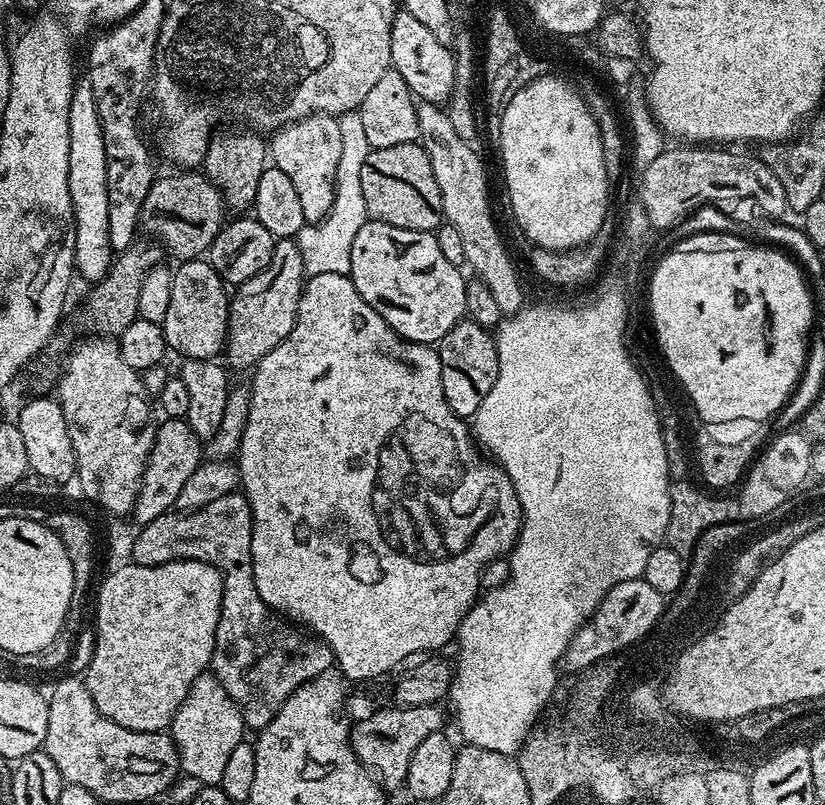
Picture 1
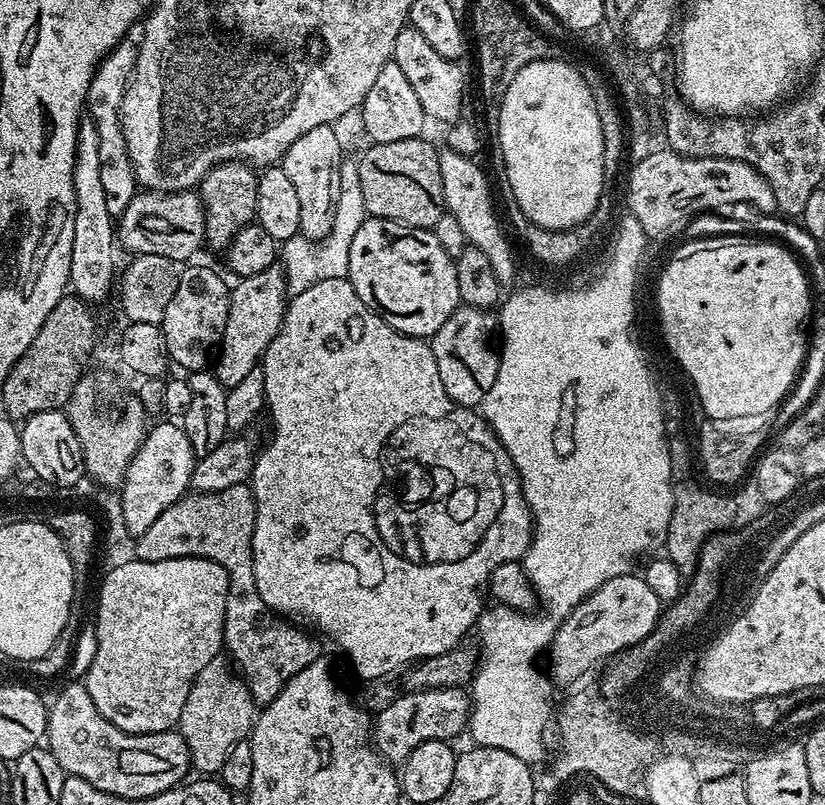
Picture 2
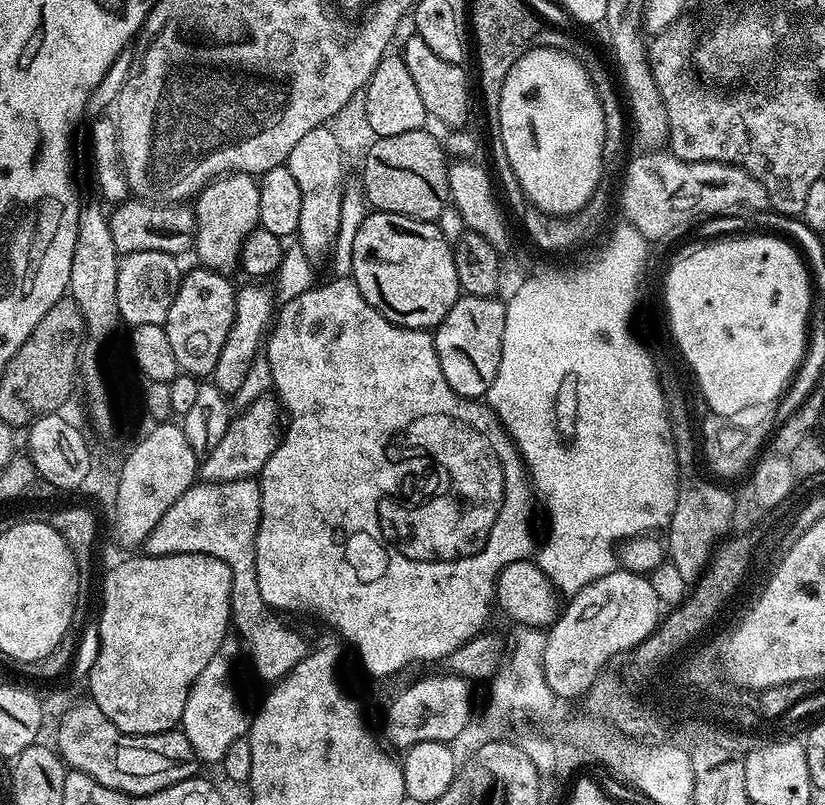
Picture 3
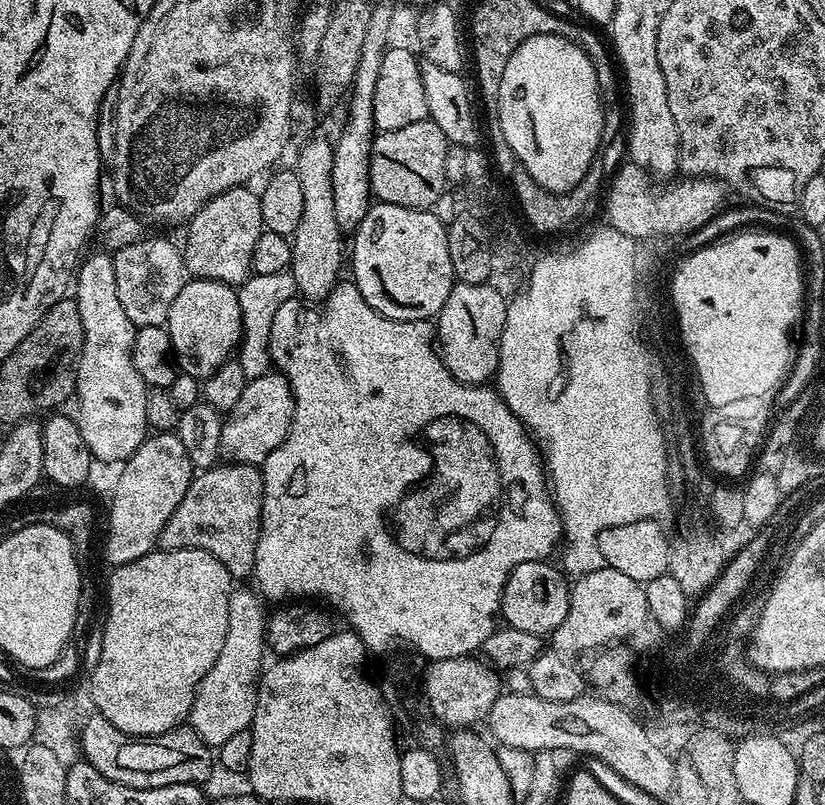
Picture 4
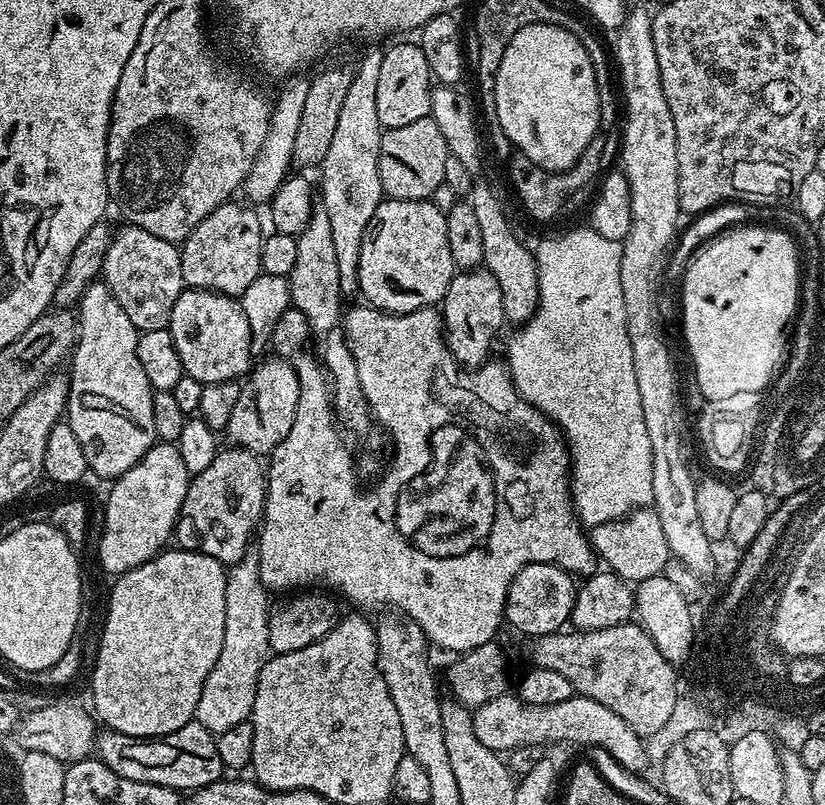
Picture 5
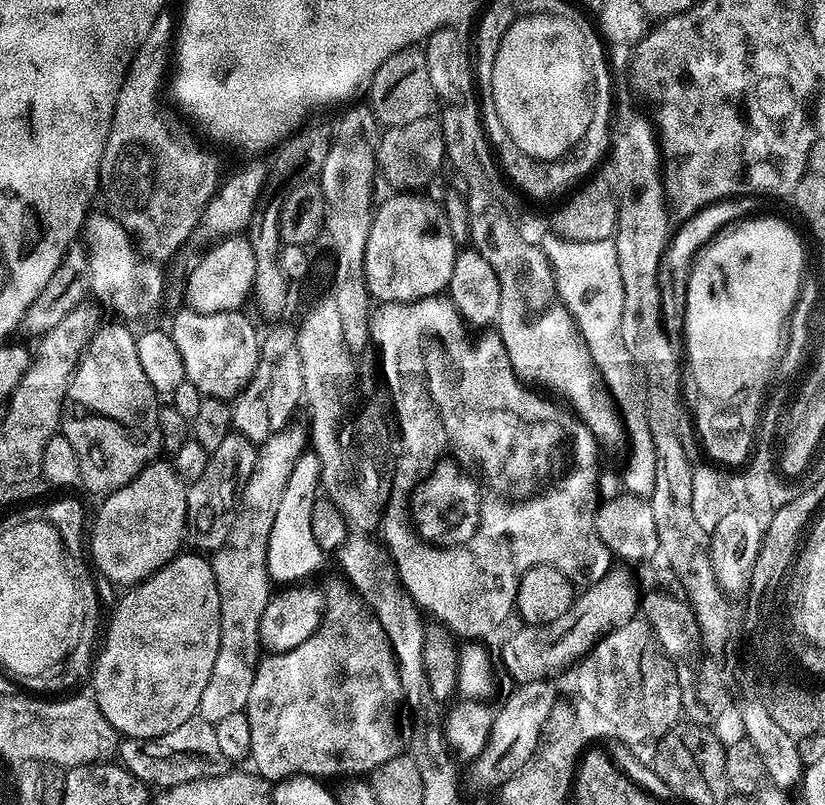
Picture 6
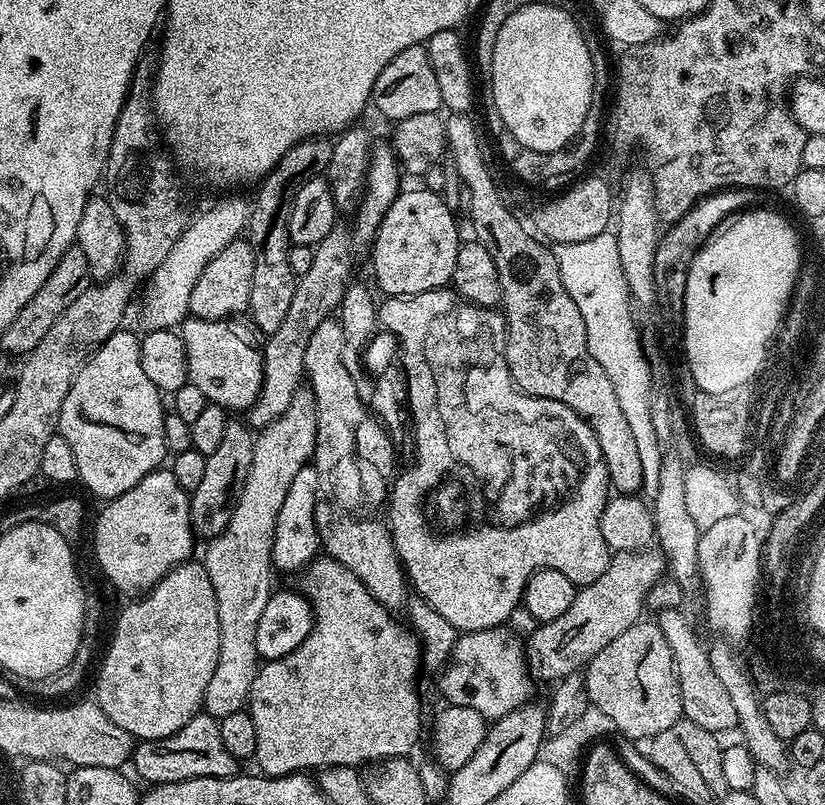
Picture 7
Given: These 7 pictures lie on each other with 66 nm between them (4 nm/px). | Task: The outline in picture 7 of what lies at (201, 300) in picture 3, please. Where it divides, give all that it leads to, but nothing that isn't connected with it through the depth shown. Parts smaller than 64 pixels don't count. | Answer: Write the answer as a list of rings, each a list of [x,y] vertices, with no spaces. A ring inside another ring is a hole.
[[[192,316],[178,331],[186,346],[189,381],[206,394],[208,402],[229,410],[251,408],[264,373],[264,350],[257,329],[244,318],[203,320]]]

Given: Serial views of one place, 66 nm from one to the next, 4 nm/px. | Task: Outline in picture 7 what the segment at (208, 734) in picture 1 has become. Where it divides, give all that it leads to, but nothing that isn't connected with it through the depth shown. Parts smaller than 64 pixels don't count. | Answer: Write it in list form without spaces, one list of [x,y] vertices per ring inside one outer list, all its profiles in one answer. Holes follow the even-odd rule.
[[[301,390],[286,406],[286,414],[282,414],[270,426],[259,429],[254,440],[254,458],[250,462],[250,474],[246,474],[246,482],[240,491],[234,514],[215,540],[207,541],[208,549],[204,552],[202,563],[206,574],[210,574],[210,582],[214,582],[214,598],[218,598],[218,630],[220,645],[218,646],[218,666],[214,674],[210,674],[210,686],[206,686],[206,694],[202,705],[203,711],[217,718],[243,709],[248,703],[250,686],[254,686],[254,678],[261,663],[258,650],[254,646],[254,638],[258,631],[258,618],[262,618],[262,609],[272,597],[272,551],[274,550],[274,530],[278,526],[278,510],[282,510],[282,502],[286,502],[286,494],[290,490],[290,482],[313,459],[316,450],[316,397],[311,391]]]

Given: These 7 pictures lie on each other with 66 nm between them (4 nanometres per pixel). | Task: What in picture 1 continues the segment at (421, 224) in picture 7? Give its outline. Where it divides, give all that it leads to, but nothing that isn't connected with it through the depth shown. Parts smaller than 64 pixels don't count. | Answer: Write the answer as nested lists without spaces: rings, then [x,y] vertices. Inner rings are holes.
[[[369,218],[362,226],[362,230],[358,230],[358,235],[354,237],[354,250],[350,250],[350,273],[354,286],[358,290],[358,294],[362,294],[364,301],[369,304],[388,324],[388,327],[400,337],[401,340],[406,340],[410,344],[431,344],[439,345],[441,338],[446,334],[450,334],[450,330],[454,330],[454,326],[465,319],[467,313],[466,304],[466,277],[460,273],[461,269],[442,255],[442,250],[438,246],[435,235],[430,232],[419,232],[418,230],[402,230],[402,226],[390,226],[386,222]]]

